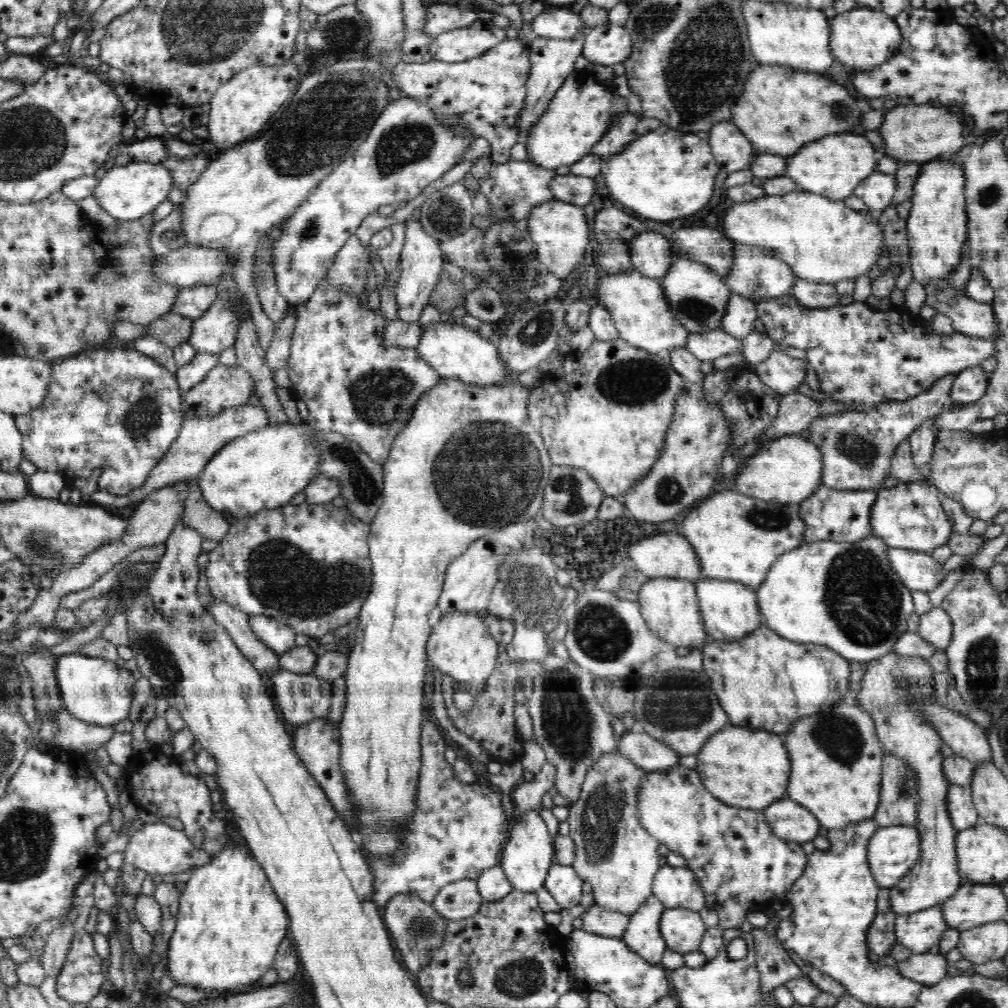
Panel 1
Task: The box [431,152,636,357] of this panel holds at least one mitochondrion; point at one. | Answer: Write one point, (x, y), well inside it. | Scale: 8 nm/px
(513, 260)

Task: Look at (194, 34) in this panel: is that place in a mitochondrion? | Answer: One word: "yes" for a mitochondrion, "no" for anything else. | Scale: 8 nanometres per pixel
yes

